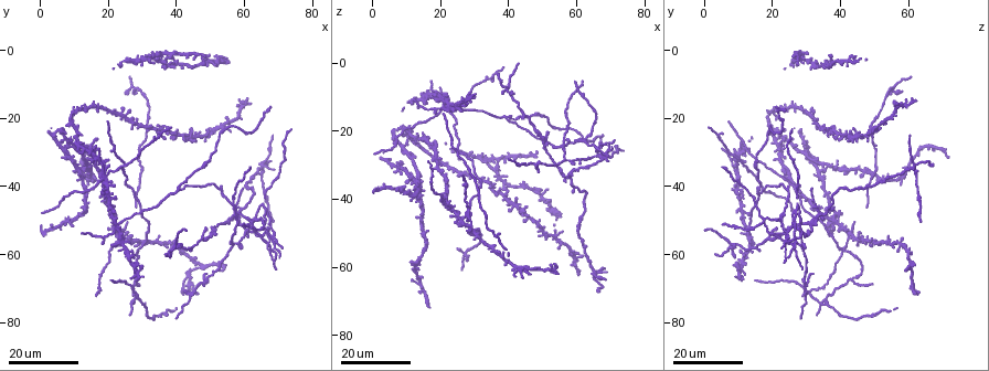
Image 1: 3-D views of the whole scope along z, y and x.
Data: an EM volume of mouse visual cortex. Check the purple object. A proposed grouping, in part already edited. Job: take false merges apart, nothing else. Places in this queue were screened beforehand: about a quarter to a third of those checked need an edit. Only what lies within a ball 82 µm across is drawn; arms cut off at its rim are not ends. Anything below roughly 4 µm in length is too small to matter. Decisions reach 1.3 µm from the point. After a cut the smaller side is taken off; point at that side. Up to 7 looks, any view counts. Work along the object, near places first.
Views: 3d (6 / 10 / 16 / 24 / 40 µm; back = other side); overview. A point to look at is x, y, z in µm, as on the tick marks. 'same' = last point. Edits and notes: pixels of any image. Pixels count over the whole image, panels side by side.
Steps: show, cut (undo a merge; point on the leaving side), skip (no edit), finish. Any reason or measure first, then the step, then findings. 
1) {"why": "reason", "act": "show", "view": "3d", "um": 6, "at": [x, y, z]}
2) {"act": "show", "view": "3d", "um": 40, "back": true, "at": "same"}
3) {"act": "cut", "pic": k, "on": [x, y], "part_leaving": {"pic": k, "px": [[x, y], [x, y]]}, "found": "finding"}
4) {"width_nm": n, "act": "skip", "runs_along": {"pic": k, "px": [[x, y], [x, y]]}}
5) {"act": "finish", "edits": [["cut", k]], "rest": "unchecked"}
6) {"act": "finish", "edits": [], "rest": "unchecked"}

{"why": "looks like a crossing", "act": "show", "view": "3d", "um": 16, "at": [28.0, 10.5, 55.0]}

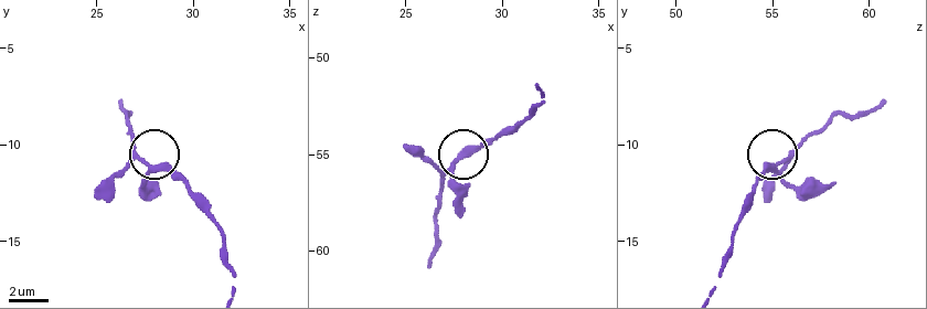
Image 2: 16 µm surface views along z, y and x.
{"why": "zoom in", "act": "show", "view": "3d", "um": 10, "at": [27.7, 11.1, 55.2]}

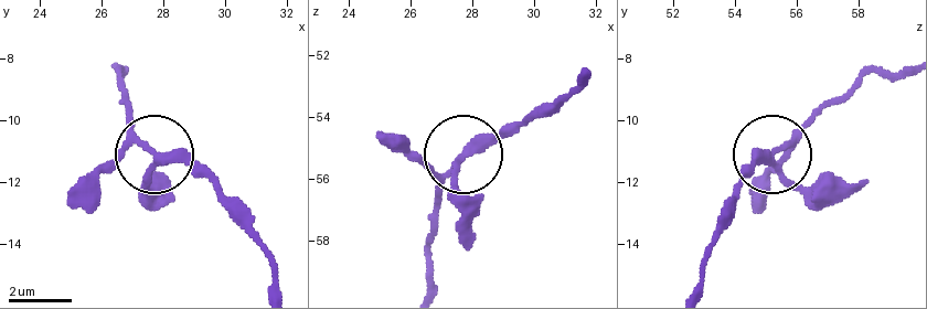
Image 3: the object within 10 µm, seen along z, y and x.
{"act": "skip", "runs_along": {"pic": 3, "px": [[589, 73], [578, 91], [513, 123], [462, 160], [457, 210]]}, "found": "one neuron here"}

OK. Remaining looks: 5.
{"act": "show", "view": "3d", "um": 24, "at": [28.5, 67.5, 43.5]}

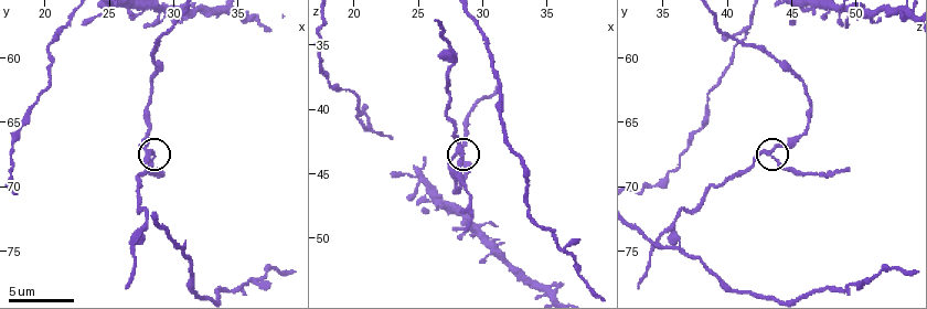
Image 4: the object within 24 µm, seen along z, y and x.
{"act": "show", "view": "3d", "um": 10, "at": [28.4, 67.4, 43.2]}

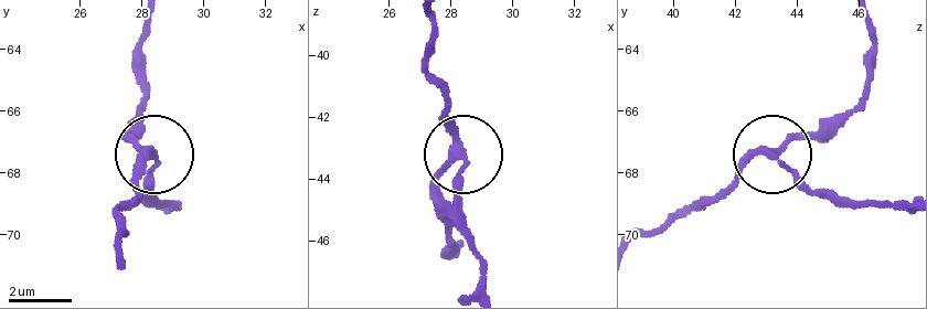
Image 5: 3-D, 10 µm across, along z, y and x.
{"arms": 3, "act": "skip", "found": "continuous, no second neuron"}

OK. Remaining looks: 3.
{"why": "four or more arms meet", "act": "show", "view": "3d", "um": 16, "at": [11.0, 35.5, 33.5]}

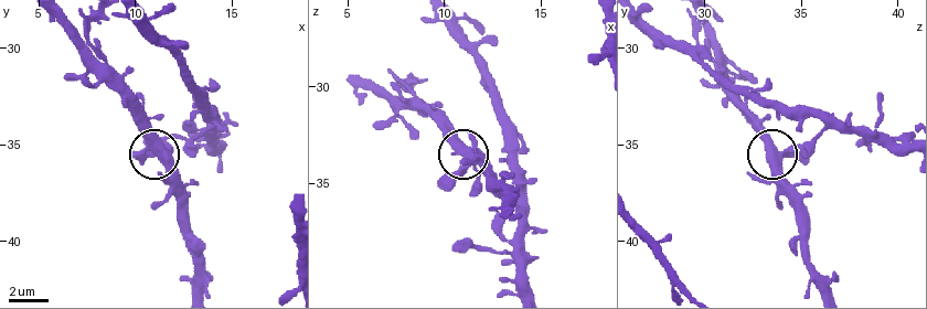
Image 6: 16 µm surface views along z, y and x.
{"act": "show", "view": "3d", "um": 6, "at": [11.5, 35.6, 33.5]}

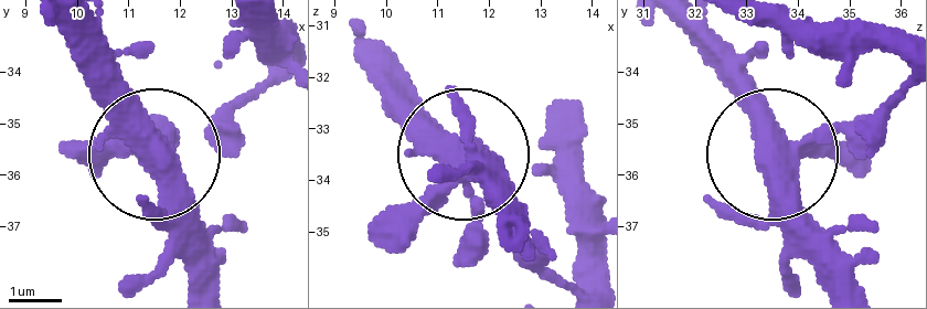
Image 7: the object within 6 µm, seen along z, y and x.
{"width_nm": 420, "act": "skip", "runs_along": {"pic": 7, "px": [[563, 288], [483, 235], [461, 160], [383, 94]]}, "found": "one neuron here"}

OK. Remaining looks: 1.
{"act": "finish", "edits": [], "rest": "unchecked"}

